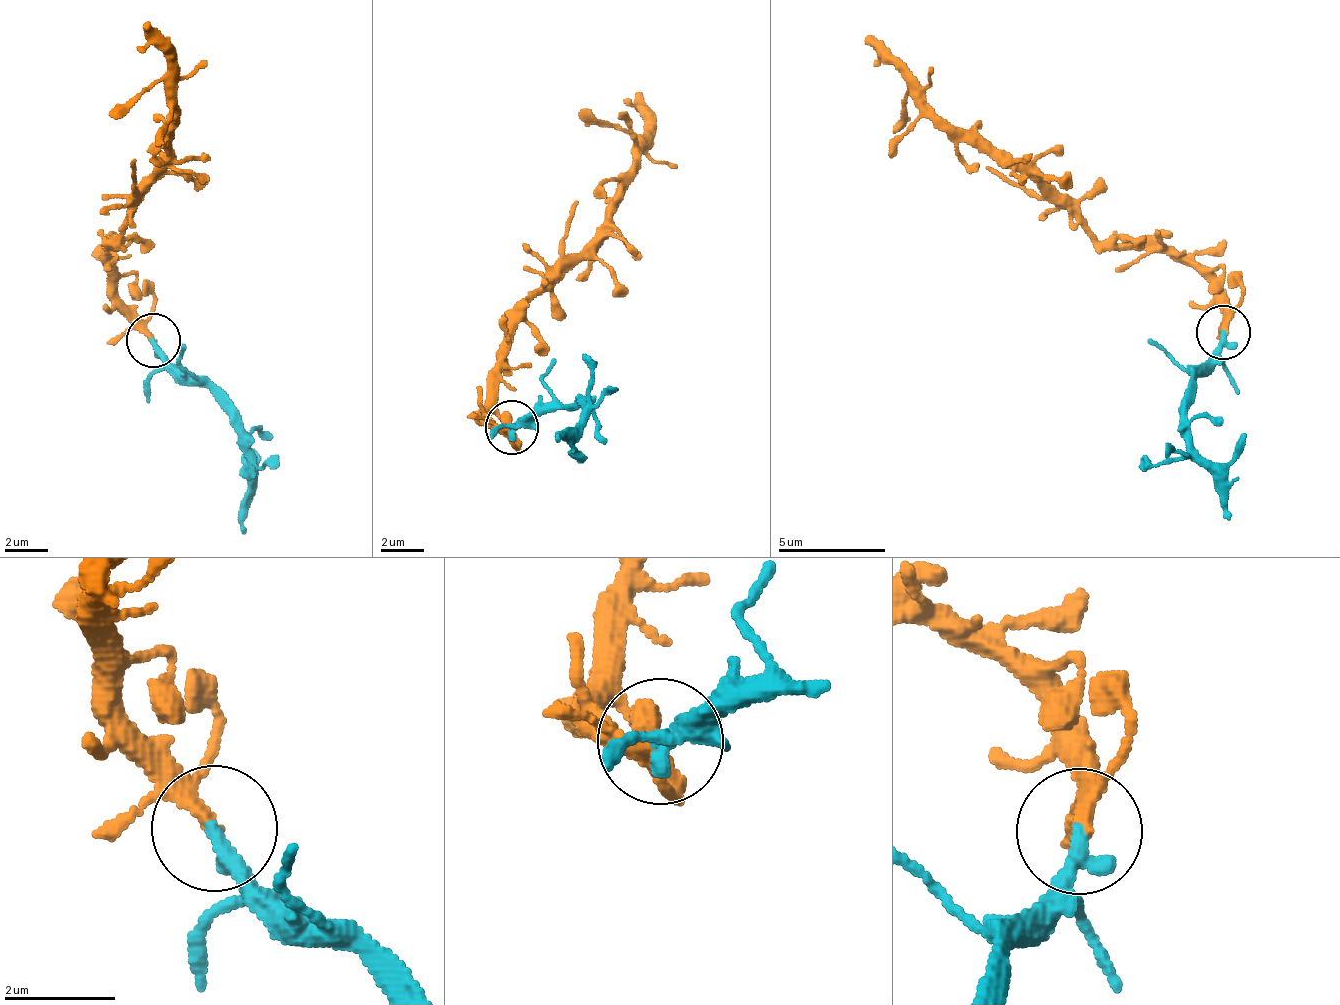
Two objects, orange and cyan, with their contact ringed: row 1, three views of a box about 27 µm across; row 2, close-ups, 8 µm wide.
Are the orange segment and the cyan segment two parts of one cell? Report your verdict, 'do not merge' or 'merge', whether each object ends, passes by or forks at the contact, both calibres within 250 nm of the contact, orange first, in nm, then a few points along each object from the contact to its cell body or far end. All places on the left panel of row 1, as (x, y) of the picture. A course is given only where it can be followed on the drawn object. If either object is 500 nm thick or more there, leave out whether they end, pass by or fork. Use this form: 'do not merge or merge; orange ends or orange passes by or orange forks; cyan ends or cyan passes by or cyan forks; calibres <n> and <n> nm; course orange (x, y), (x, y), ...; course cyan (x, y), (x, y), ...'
merge; orange passes by; cyan ends; calibres 200 and 360 nm; course orange (151, 339), (136, 312), (117, 295), (109, 261), (110, 246), (163, 166), (169, 142), (161, 40), (142, 23); course cyan (151, 339), (167, 360), (206, 385), (237, 428), (250, 471), (241, 532)

